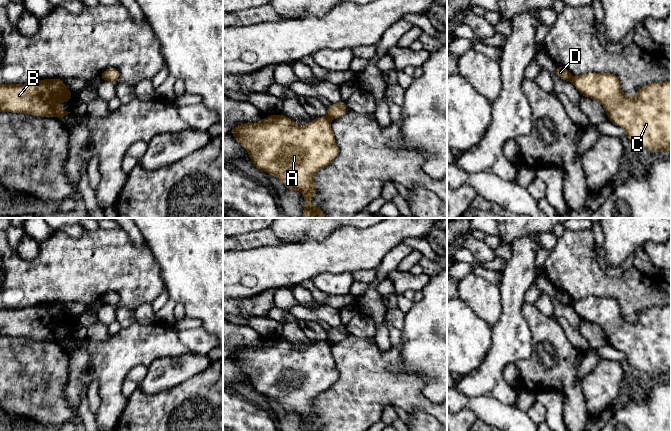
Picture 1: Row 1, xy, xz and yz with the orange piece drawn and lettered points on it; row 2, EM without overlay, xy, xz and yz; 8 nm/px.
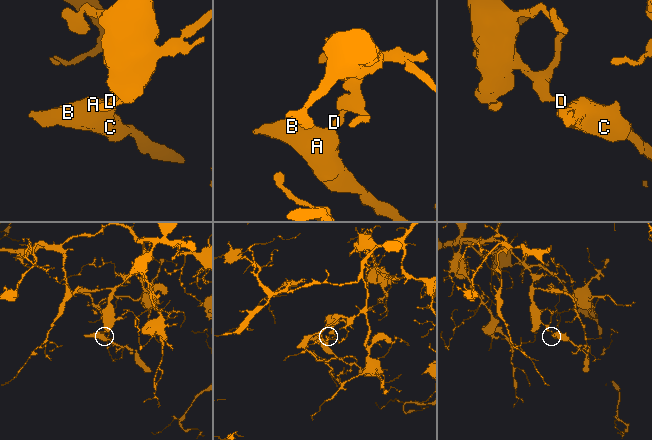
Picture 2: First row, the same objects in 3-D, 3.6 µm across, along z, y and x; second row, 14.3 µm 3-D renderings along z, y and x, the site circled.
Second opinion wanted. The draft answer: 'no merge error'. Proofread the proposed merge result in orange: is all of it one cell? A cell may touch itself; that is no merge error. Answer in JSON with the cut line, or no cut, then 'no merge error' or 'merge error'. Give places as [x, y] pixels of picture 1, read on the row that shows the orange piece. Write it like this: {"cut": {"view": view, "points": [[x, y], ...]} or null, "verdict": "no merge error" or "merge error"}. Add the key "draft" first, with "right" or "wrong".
{"draft": "wrong", "cut": {"view": "xz", "points": [[326, 116], [329, 119]]}, "verdict": "merge error"}

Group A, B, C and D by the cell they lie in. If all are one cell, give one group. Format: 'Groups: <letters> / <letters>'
Groups: A B C / D

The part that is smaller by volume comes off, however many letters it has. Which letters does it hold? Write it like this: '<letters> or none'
A, B, C

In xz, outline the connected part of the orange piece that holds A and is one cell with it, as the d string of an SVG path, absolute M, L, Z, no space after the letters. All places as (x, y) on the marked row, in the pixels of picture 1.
M269 115L265 120L252 124L245 122L231 130L258 169L277 177L288 189L302 193L306 200L303 218L326 218L324 212L313 206L310 200L316 193L316 185L313 182L315 174L328 166L339 152L329 118L317 117L304 126L298 126L284 115Z

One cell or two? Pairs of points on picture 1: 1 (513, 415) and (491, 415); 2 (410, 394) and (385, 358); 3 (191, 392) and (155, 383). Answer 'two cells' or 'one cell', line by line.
1: one cell
2: one cell
3: two cells

